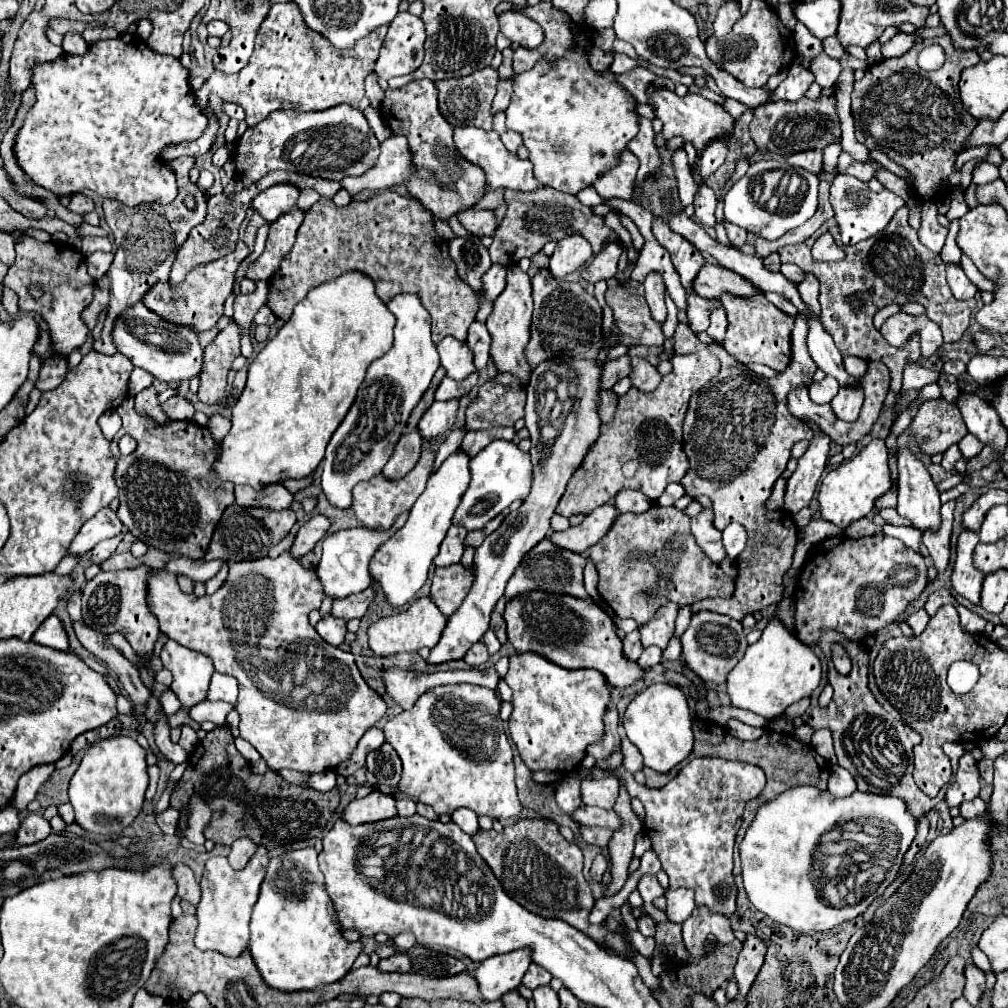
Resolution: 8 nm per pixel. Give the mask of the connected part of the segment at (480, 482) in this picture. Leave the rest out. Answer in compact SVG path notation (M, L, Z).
M495 439L485 449L481 449L471 461L471 481L467 491L461 497L459 507L453 515L453 525L459 525L467 531L483 529L493 517L497 517L501 511L505 511L513 501L525 499L531 491L531 459L529 453L523 453L515 443Z

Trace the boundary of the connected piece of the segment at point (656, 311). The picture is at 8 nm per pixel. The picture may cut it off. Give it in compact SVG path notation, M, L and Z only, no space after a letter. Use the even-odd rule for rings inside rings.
M651 271L651 273L647 275L643 287L645 287L645 301L647 301L647 305L649 305L651 317L653 317L657 323L663 323L665 317L667 317L667 309L665 309L665 301L663 301L665 283L663 283L661 273Z

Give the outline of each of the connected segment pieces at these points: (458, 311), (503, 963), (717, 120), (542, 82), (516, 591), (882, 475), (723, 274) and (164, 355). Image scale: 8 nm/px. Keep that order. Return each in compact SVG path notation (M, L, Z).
M381 191L381 193L373 195L373 197L369 197L367 201L351 201L347 207L337 207L331 199L319 199L309 211L305 211L305 219L303 219L303 223L301 223L301 227L299 227L299 231L297 231L295 245L293 245L291 251L283 257L283 261L281 261L281 269L279 269L279 271L273 275L273 279L269 281L267 307L275 313L275 317L287 321L287 319L289 319L289 313L293 313L293 307L295 307L295 305L307 295L307 291L309 291L311 287L315 287L315 285L319 285L319 283L325 283L325 281L329 281L329 279L335 279L335 277L339 277L339 275L345 273L345 271L359 271L359 273L371 277L371 279L375 281L375 293L379 293L379 299L381 299L383 303L389 303L391 297L397 295L397 291L419 295L423 307L431 313L431 333L433 333L433 343L443 341L447 335L453 335L453 337L457 337L459 341L465 341L465 339L467 339L467 329L469 329L469 325L475 321L475 315L477 315L477 309L479 309L479 299L475 297L475 291L473 291L469 285L463 285L463 281L459 281L459 277L457 277L457 273L455 273L455 263L453 263L451 257L449 257L449 241L437 235L435 225L433 225L433 215L427 213L427 209L423 209L415 199L401 197L401 195L393 193L393 191Z
M515 951L489 957L481 961L473 973L483 999L497 1001L505 993L519 987L527 967L531 965L531 951Z
M649 87L649 99L651 99L651 107L655 109L655 115L663 121L663 137L671 139L671 137L679 135L683 141L693 143L693 147L697 151L697 164L699 164L698 158L709 147L711 141L715 141L719 137L727 137L727 139L733 137L735 119L721 105L711 103L709 99L705 99L697 93L687 93L685 97L679 97L669 89L653 91Z
M581 25L579 31L573 33L573 49L569 49L561 59L539 59L535 67L527 71L527 77L515 77L511 105L505 111L507 127L523 137L523 145L529 151L529 161L533 163L535 179L543 187L553 187L569 195L591 187L603 173L607 173L607 169L613 169L619 163L621 153L627 149L627 143L639 133L635 97L617 83L601 79L585 59L585 53L593 47L593 35L595 31L591 27Z
M543 539L539 545L535 545L535 549L531 549L531 553L527 553L527 557L521 561L519 569L513 573L511 581L507 583L507 593L503 595L503 599L497 603L495 611L503 613L505 603L515 597L521 595L525 591L533 591L533 589L543 589L549 593L567 593L579 599L589 597L585 587L583 587L583 567L585 567L585 557L559 549L557 545L551 545L549 539Z
M875 439L865 449L861 449L861 453L857 453L853 459L843 461L841 465L833 467L825 475L817 497L821 507L819 509L821 519L845 529L853 521L867 517L875 509L875 501L881 495L885 495L889 489L891 489L891 481L889 481L889 467L887 467L887 447L885 441Z
M707 263L695 279L695 293L703 299L719 299L723 293L737 297L753 297L761 291L737 273L731 273L721 265Z
M143 303L131 305L115 319L111 337L119 353L131 359L135 367L153 373L159 381L185 381L201 373L203 349L197 341L197 333L181 325L169 325L159 315L147 311Z

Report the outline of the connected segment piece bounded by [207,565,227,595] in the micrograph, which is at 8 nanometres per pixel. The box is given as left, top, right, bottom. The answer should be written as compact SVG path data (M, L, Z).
M223 565L223 569L221 569L213 579L209 579L209 581L207 581L207 593L211 593L211 595L213 595L213 593L215 593L223 583L225 583L225 579L227 579L227 567Z

